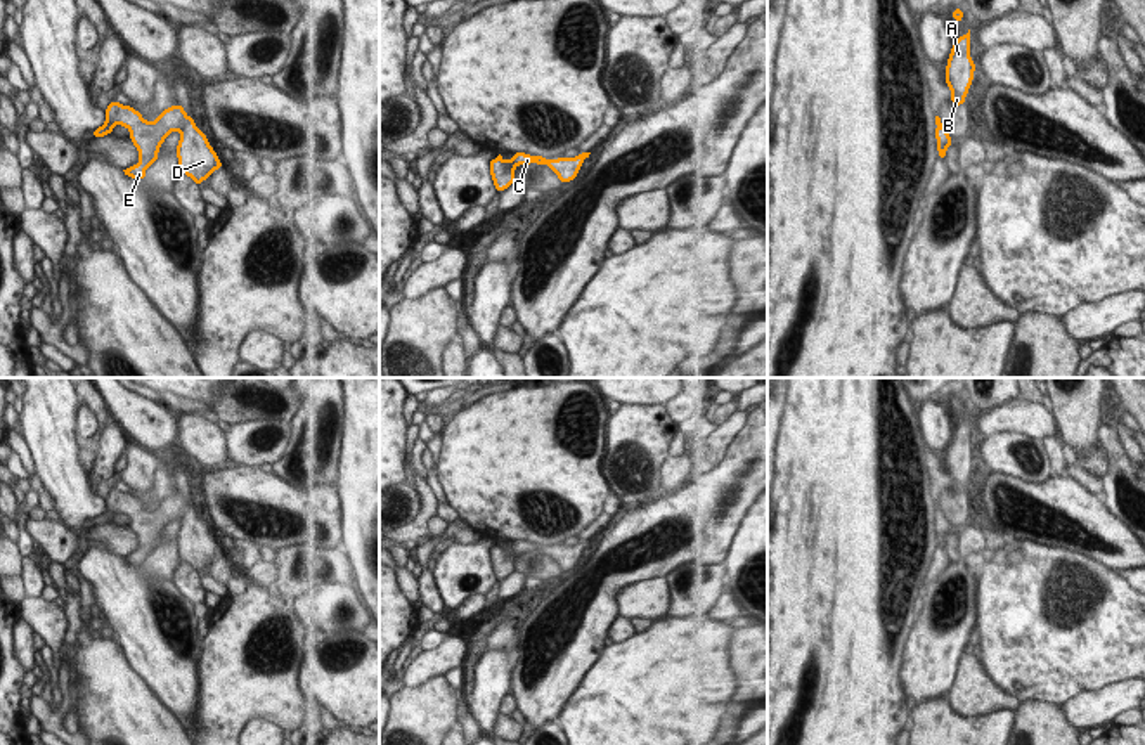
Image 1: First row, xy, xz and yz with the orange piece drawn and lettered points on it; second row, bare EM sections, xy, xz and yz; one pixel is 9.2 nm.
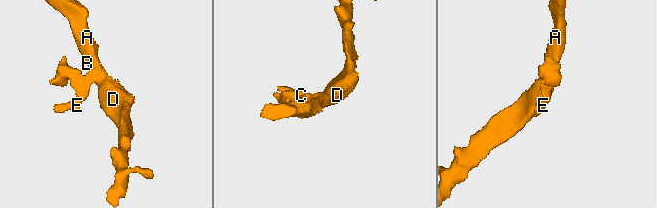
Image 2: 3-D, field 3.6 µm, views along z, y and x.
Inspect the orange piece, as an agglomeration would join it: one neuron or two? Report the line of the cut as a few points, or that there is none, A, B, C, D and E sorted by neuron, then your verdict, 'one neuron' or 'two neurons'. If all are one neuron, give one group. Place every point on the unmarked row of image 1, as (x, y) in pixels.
no cut | A B C D E | one neuron

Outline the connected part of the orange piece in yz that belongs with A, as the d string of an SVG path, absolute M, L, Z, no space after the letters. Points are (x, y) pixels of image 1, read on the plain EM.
M970 418L967 423L956 426L946 450L946 473L953 482L951 492L967 492L965 485L968 482L975 459L975 450L970 447Z

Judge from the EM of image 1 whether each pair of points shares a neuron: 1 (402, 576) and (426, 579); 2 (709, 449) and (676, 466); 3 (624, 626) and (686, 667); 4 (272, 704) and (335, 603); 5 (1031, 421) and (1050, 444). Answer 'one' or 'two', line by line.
1: two
2: two
3: two
4: two
5: two

